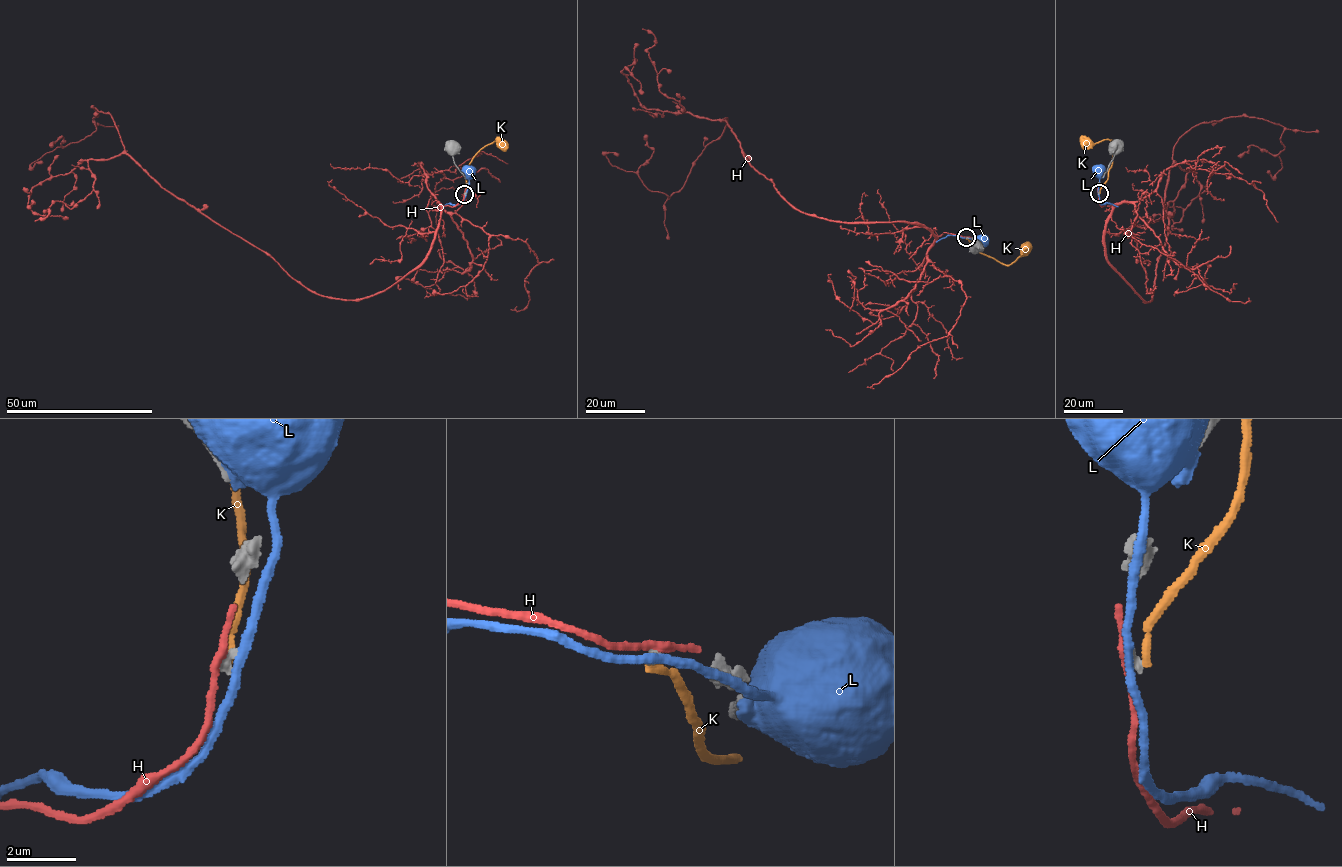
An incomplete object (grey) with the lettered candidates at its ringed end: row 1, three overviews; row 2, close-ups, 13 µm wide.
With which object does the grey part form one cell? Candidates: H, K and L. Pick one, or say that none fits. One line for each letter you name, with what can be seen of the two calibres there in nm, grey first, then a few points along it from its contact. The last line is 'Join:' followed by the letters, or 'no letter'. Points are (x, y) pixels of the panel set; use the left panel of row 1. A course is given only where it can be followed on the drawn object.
Join: no letter

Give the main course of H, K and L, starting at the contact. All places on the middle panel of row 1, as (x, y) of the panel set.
H: (966, 237), (799, 212), (750, 166), (728, 118), (670, 197), (604, 154), (618, 155)
K: (966, 238), (971, 246), (1003, 264), (1016, 261), (1025, 249)
L: (968, 238), (982, 245), (981, 242)

